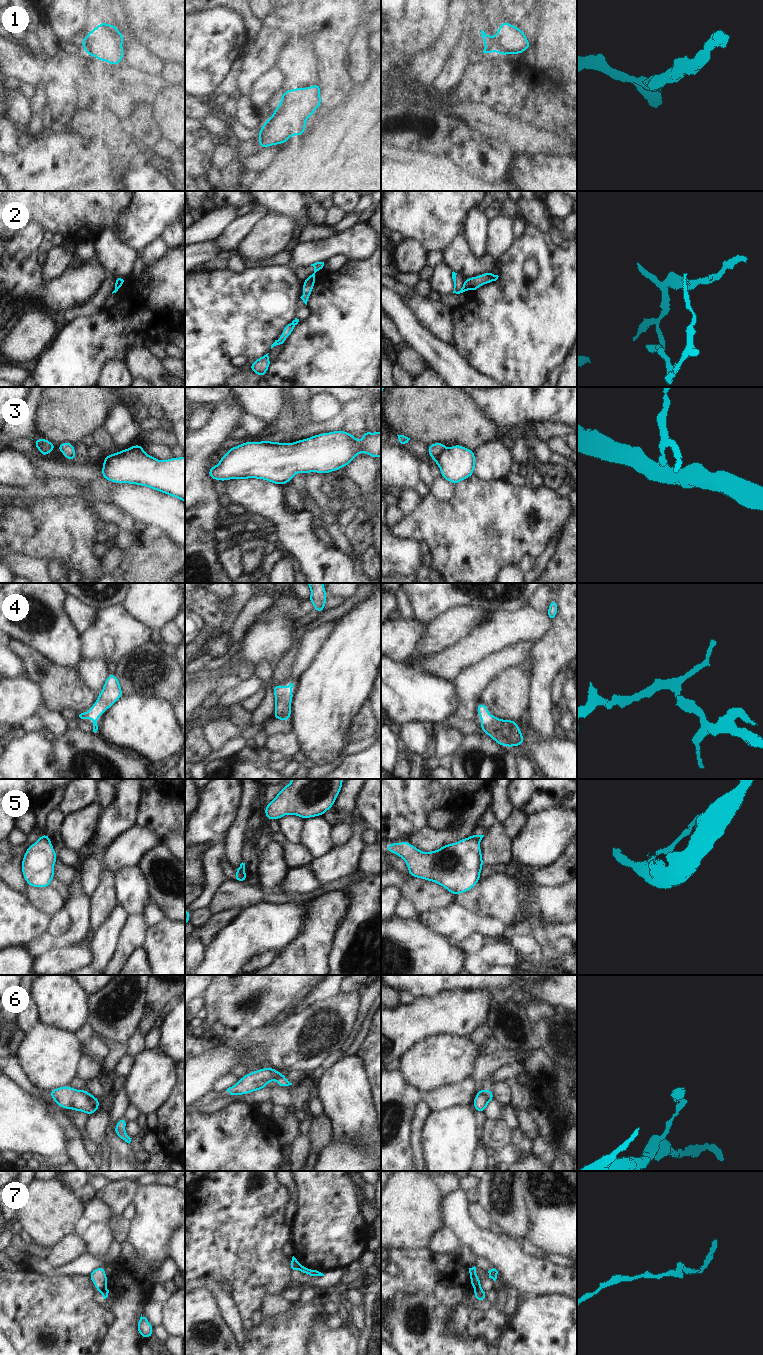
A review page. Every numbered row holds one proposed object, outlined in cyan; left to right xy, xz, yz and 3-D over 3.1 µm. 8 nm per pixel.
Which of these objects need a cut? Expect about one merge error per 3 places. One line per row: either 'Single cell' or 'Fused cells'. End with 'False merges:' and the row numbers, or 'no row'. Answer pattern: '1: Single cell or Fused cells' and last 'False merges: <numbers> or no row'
1: Single cell
2: Fused cells
3: Fused cells
4: Single cell
5: Fused cells
6: Fused cells
7: Fused cells
False merges: 2, 3, 5, 6, 7

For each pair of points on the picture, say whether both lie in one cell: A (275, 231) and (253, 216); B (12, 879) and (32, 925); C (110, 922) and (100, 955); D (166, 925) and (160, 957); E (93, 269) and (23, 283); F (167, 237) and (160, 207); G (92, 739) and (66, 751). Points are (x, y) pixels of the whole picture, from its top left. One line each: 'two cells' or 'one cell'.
A: two cells
B: two cells
C: one cell
D: one cell
E: one cell
F: two cells
G: one cell

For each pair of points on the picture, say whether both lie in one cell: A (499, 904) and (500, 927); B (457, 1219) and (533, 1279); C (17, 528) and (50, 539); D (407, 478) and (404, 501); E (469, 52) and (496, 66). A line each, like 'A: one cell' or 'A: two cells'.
A: two cells
B: one cell
C: one cell
D: two cells
E: two cells

